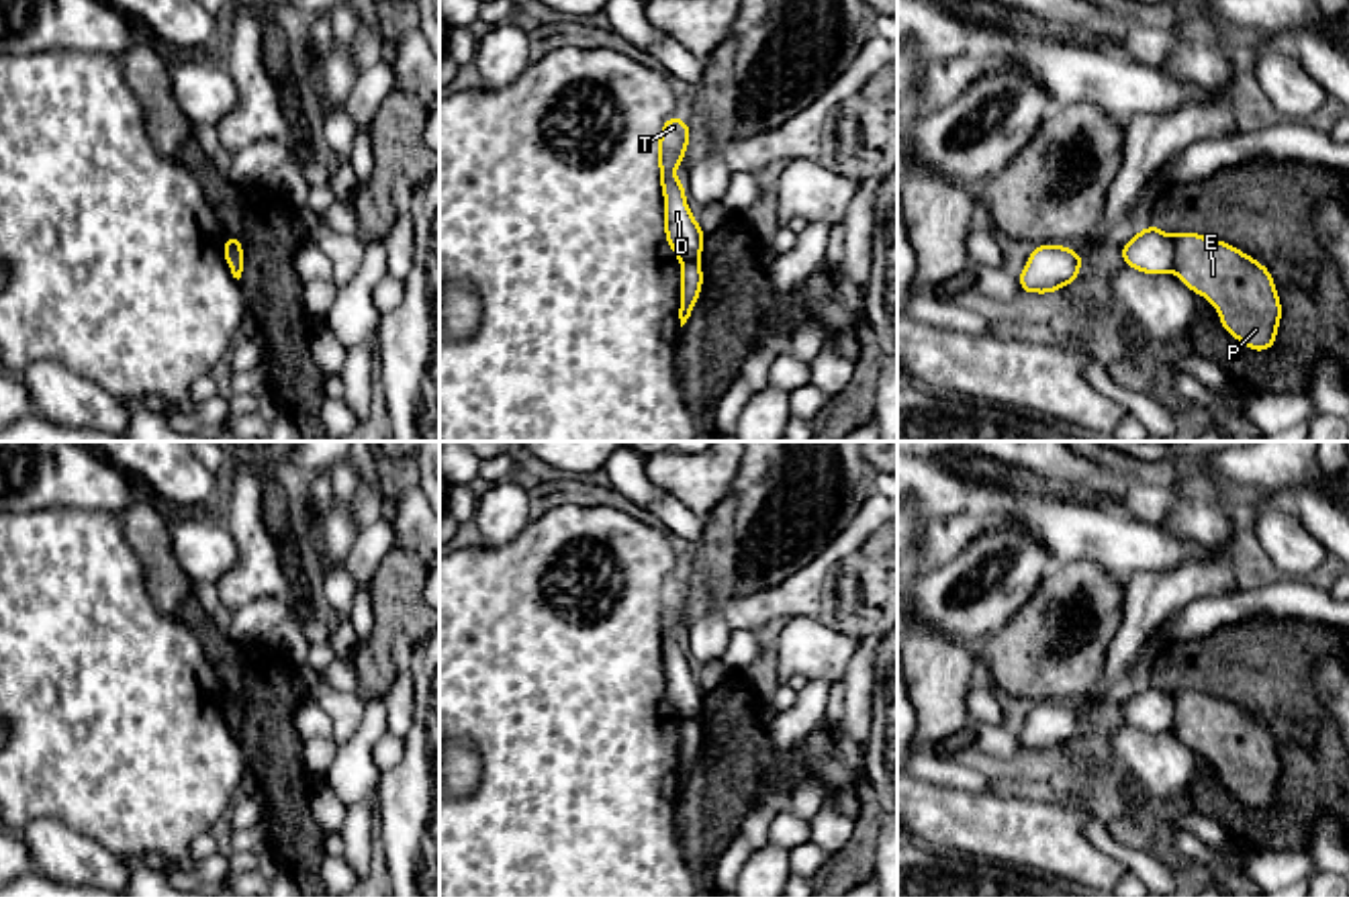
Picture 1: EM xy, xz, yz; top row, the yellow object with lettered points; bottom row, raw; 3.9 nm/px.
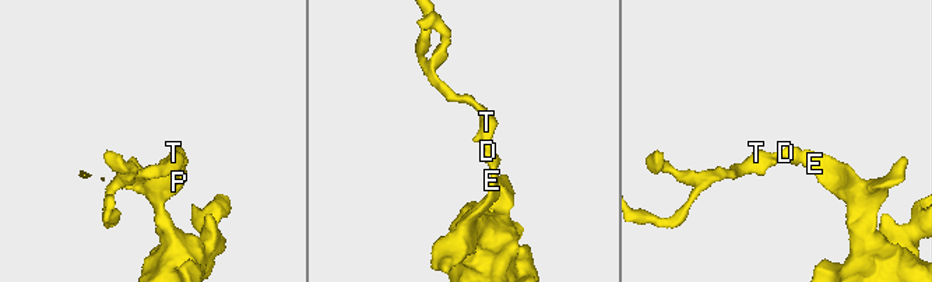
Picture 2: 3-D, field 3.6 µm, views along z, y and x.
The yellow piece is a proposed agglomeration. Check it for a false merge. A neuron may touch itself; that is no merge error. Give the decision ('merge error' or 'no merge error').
merge error

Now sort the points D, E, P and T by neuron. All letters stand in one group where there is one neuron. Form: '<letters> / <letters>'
D T / E P

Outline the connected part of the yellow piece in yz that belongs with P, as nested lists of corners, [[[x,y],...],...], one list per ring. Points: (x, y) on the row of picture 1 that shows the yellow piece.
[[[1185,231],[1175,235],[1173,270],[1210,300],[1220,327],[1253,351],[1269,351],[1282,321],[1271,272],[1230,243]]]

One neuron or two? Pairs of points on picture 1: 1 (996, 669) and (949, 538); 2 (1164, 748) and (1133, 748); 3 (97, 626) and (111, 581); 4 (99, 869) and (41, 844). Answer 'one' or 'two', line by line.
1: two
2: one
3: one
4: one

